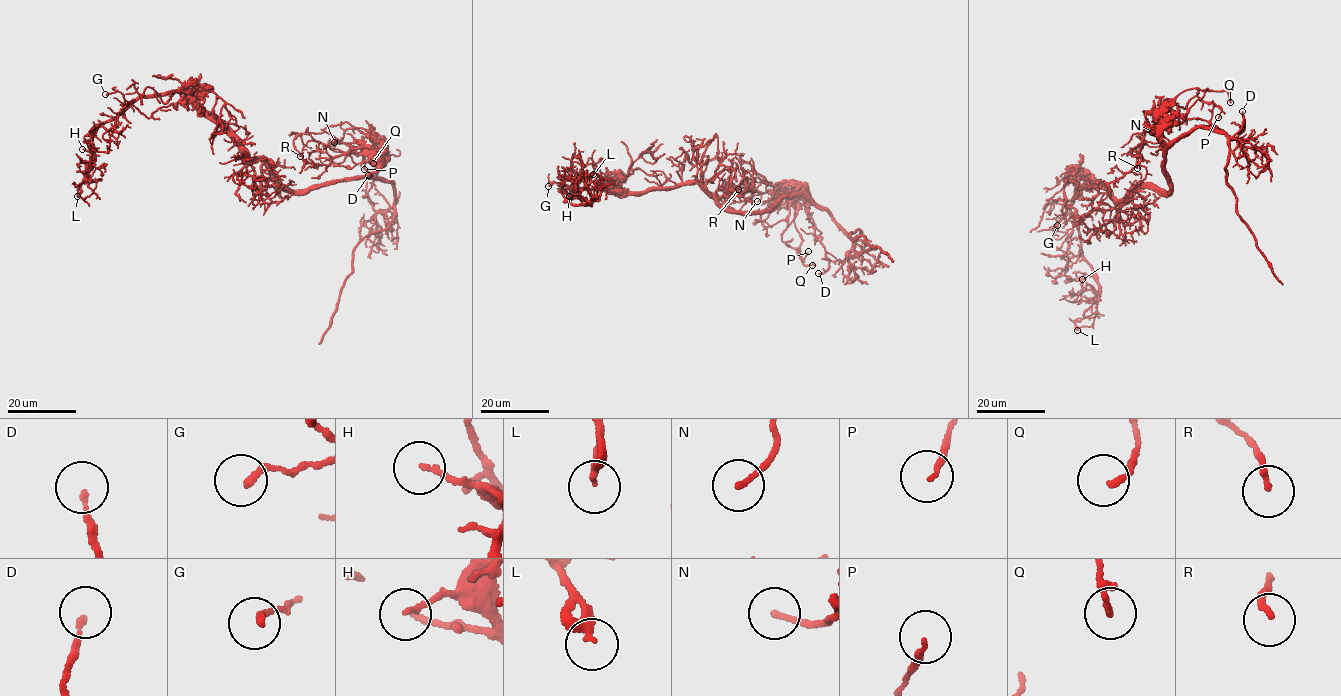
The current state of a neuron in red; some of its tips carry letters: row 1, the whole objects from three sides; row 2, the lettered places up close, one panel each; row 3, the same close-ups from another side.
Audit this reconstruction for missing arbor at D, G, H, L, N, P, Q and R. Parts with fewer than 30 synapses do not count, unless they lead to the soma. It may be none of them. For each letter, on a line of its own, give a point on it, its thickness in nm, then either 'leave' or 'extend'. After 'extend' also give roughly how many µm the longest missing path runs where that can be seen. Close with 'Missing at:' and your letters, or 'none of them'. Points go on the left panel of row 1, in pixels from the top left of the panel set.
D: (368, 175) | 150 nm | leave
G: (105, 94) | 190 nm | leave
H: (82, 149) | 130 nm | leave
L: (77, 196) | 240 nm | leave
N: (334, 142) | 150 nm | leave
P: (364, 169) | 140 nm | leave
Q: (373, 163) | 140 nm | leave
R: (300, 156) | 140 nm | leave
Missing at: none of them

